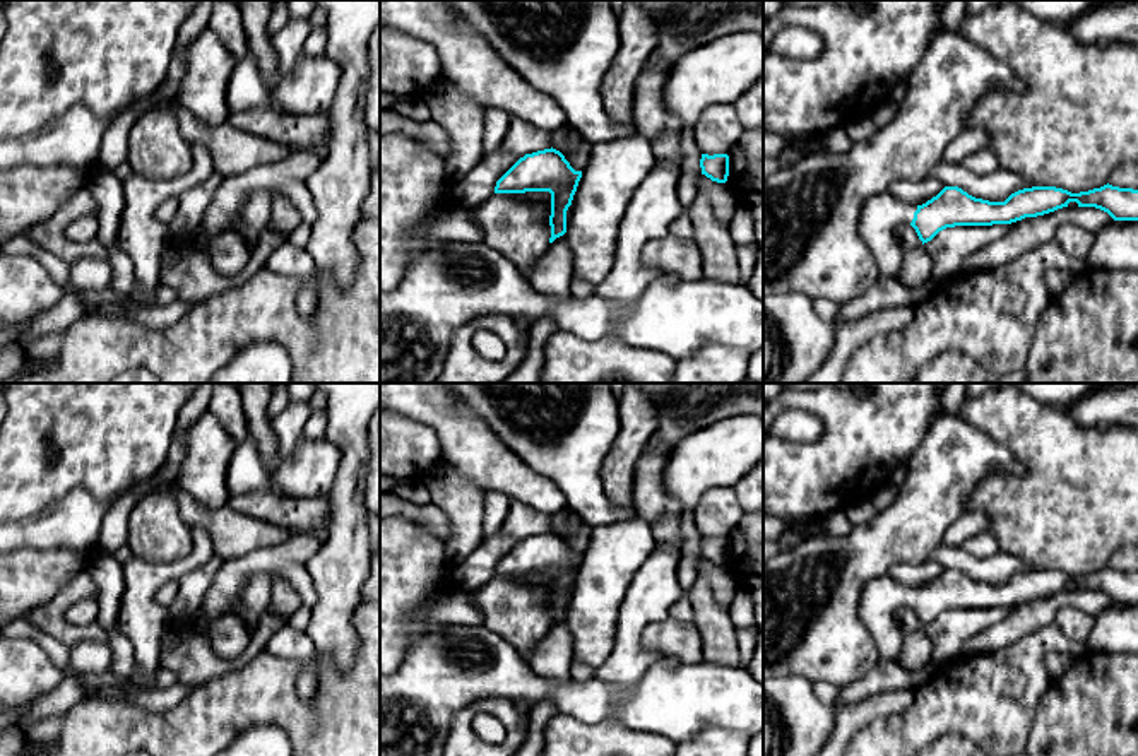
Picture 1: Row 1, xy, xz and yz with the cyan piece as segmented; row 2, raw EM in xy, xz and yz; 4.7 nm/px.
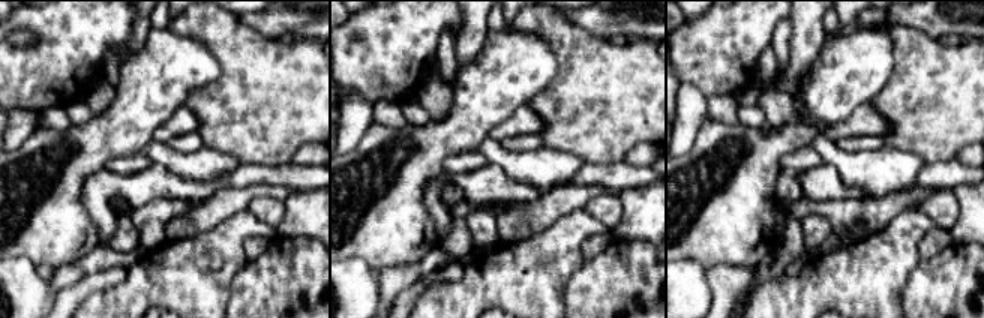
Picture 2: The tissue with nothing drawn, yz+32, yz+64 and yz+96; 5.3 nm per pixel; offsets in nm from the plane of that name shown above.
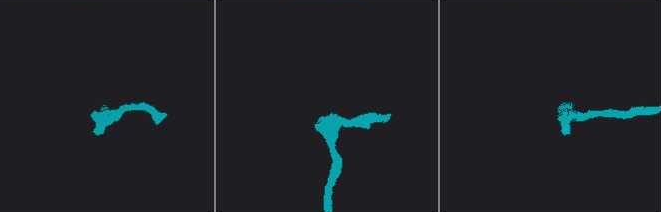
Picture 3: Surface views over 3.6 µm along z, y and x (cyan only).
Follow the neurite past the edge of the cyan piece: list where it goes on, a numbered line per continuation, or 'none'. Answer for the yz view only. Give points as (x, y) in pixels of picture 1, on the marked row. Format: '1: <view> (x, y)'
1: yz (880, 216)

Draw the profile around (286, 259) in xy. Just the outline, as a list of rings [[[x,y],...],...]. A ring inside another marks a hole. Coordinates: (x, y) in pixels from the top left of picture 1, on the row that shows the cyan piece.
[[[286,239],[269,255],[265,269],[281,275],[294,277],[301,282],[296,311],[303,318],[313,318],[317,265],[310,258],[308,251]]]

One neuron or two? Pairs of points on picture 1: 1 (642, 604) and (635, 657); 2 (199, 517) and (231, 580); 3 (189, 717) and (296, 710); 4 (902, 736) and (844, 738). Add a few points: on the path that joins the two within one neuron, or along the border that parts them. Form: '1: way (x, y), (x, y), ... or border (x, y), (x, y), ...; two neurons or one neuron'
1: way (634, 618), (632, 643); one neuron
2: border (262, 546), (225, 561); two neurons
3: way (216, 712), (269, 710); one neuron
4: border (887, 715), (875, 717), (851, 738); two neurons

